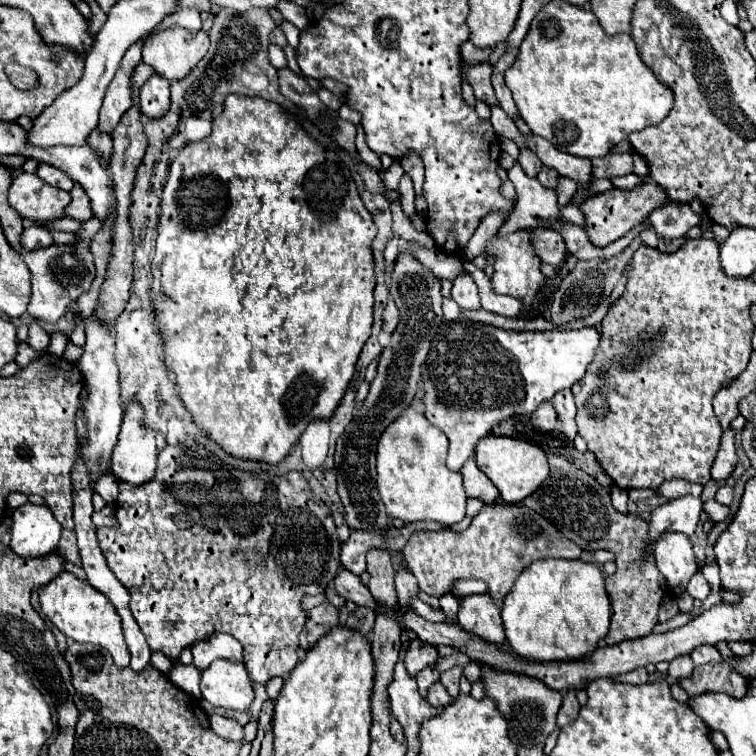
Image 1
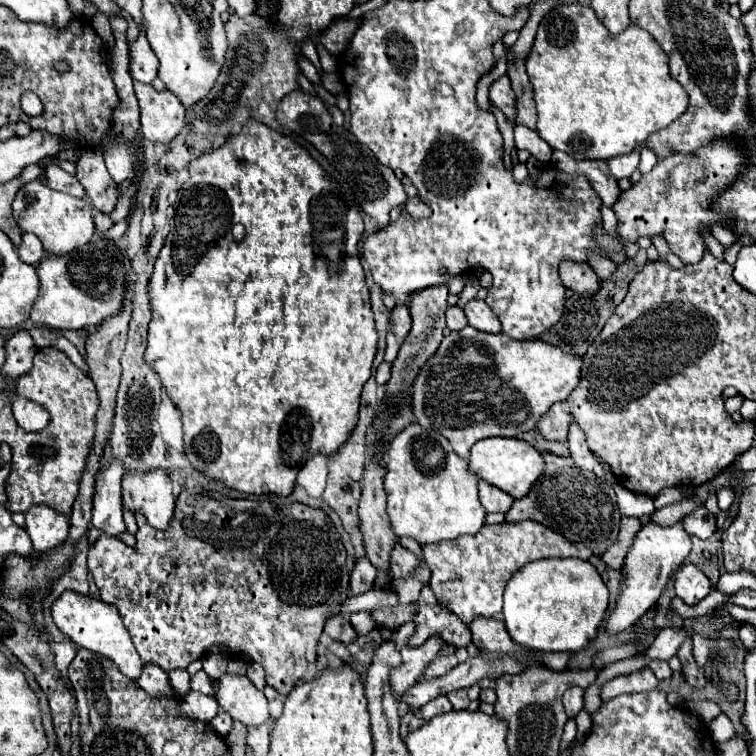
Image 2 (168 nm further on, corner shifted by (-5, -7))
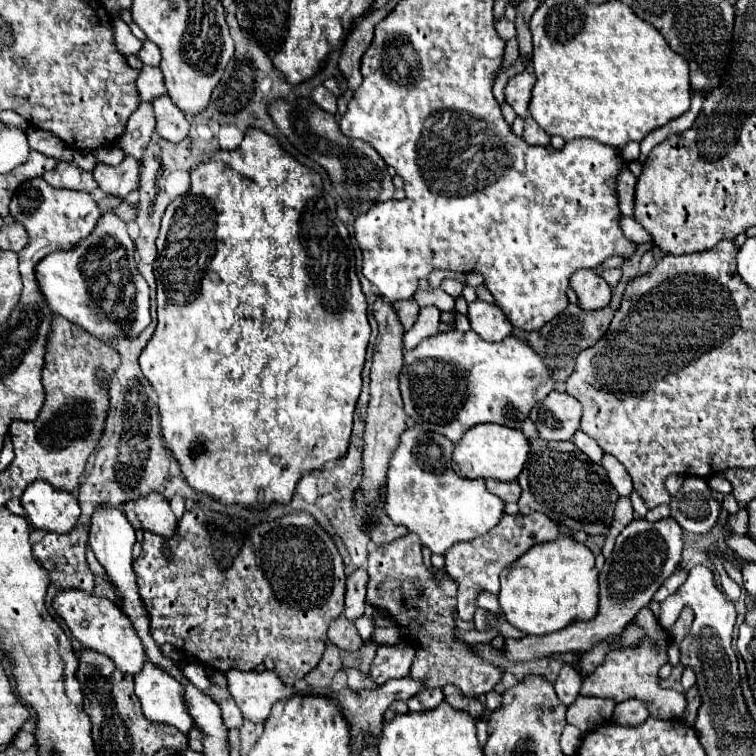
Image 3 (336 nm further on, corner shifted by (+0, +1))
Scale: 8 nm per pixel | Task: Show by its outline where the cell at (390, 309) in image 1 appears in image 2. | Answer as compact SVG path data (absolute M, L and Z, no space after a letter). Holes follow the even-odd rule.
M396 304L396 308L394 308L392 314L390 314L390 324L392 324L392 326L390 326L392 332L394 332L396 338L402 342L402 340L408 336L410 328L412 328L410 310L408 310L406 304Z

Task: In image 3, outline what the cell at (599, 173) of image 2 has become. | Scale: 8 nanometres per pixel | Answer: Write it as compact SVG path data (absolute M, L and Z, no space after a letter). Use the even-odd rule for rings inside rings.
M621 170L617 176L617 200L623 216L631 216L633 194L635 194L635 176L629 170Z

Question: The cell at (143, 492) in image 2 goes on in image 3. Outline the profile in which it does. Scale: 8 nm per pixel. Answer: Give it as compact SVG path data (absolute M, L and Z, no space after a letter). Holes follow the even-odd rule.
M149 492L135 500L127 500L121 504L127 520L135 530L151 530L169 538L175 532L175 514L169 506L169 500L163 494Z

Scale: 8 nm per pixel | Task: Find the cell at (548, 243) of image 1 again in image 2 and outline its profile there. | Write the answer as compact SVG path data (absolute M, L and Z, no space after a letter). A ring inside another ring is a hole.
M562 262L560 264L560 278L564 282L566 288L574 290L574 292L598 292L600 288L600 278L596 276L596 272L586 266L586 264L578 264L578 262Z

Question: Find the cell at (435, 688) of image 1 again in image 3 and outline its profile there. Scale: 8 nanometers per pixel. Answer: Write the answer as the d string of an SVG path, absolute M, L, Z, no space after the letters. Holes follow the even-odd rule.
M423 688L415 698L411 698L407 702L411 712L423 712L423 710L431 710L435 706L439 706L443 702L443 690L441 688Z

